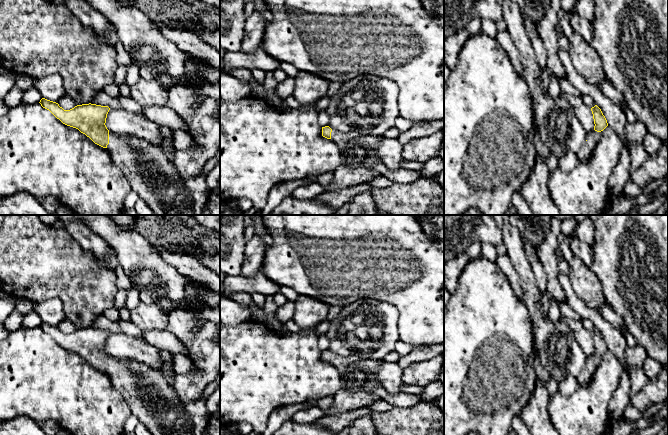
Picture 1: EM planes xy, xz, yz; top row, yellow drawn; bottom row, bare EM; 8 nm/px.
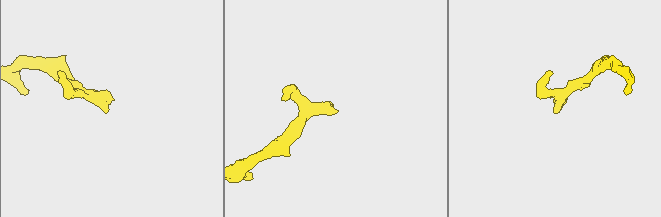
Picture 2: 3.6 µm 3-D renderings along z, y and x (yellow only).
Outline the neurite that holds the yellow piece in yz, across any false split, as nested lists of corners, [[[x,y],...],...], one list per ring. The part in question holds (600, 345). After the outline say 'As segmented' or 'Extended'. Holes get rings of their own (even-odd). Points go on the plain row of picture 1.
[[[597,329],[592,331],[591,335],[595,350],[592,356],[587,357],[587,365],[577,377],[577,381],[580,385],[587,385],[591,381],[599,363],[601,362],[603,354],[608,350],[605,340]]]. Extended

